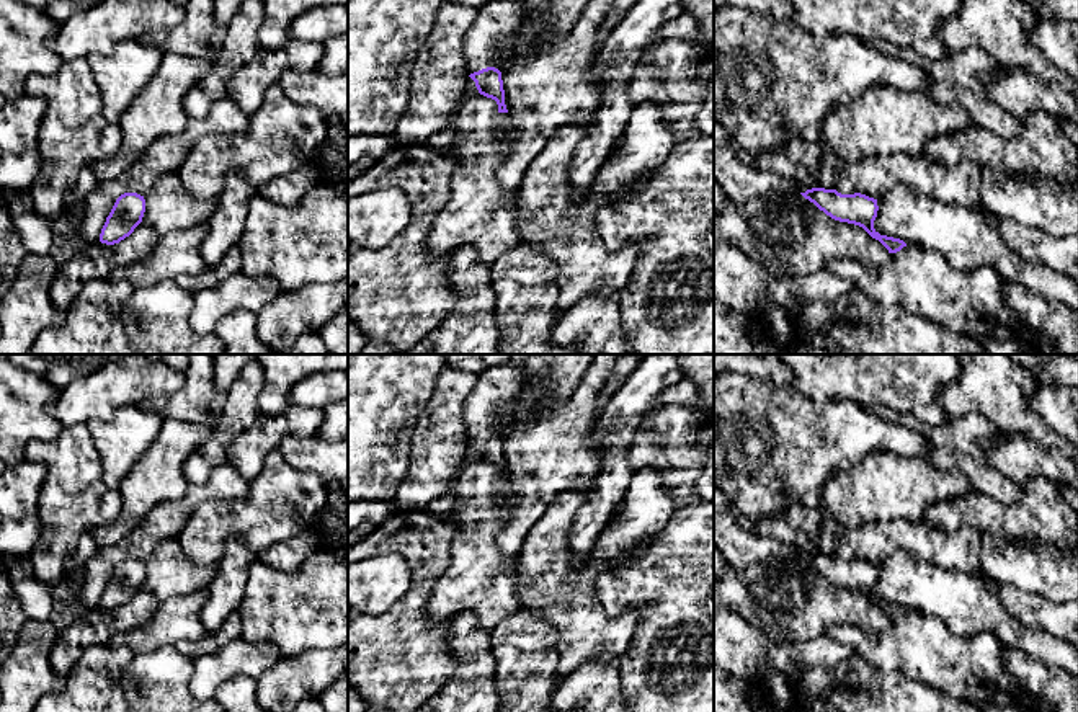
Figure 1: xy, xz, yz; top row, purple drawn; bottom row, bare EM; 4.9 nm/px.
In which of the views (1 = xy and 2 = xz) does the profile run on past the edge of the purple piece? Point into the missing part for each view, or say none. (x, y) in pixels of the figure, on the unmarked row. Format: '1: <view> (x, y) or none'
1: none
2: xz (495, 389)

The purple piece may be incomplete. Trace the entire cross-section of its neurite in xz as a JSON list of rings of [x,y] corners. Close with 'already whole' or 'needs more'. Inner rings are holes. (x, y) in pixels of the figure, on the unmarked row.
[[[506,363],[477,376],[477,384],[464,402],[469,443],[480,461],[497,467],[498,478],[508,478],[508,475],[501,438],[492,431],[493,412],[508,408],[521,389],[519,369]]]; needs more

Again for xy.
[[[137,558],[121,560],[100,599],[100,607],[114,611],[129,603],[134,594],[142,588],[145,578],[145,565]]]; already whole

